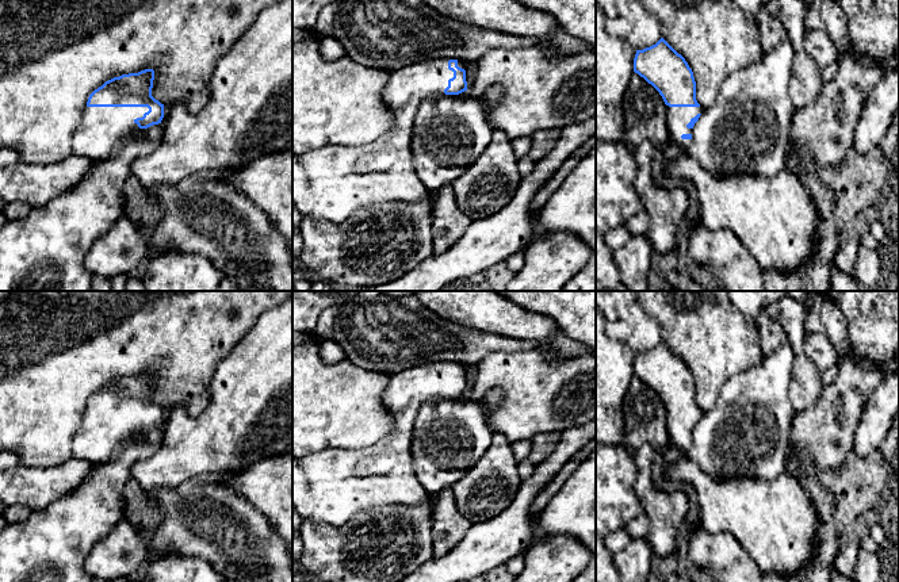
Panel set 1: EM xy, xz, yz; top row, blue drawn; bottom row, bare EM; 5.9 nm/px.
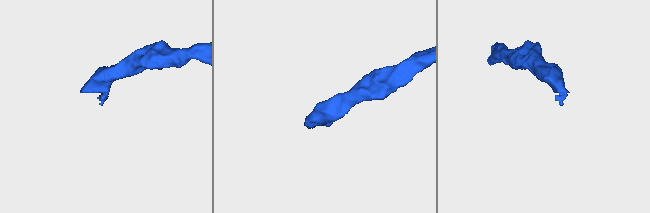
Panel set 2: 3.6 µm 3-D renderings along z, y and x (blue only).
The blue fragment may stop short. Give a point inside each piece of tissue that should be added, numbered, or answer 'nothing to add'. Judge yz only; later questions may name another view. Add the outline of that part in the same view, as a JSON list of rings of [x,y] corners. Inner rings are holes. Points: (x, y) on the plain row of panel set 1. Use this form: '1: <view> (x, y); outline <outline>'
1: yz (677, 420); outline [[[666,409],[667,416],[667,432],[670,441],[681,453],[686,453],[692,443],[682,443],[682,437],[692,437],[692,432],[688,432],[686,428],[697,417],[701,417],[704,413],[701,410],[669,410]]]

